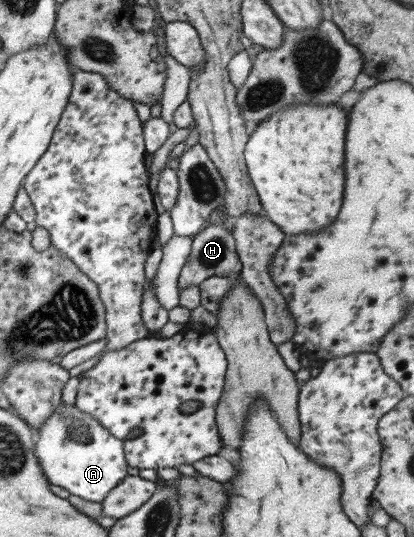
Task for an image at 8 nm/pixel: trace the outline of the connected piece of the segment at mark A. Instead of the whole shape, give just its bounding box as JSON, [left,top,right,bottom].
[34,403,126,505]

